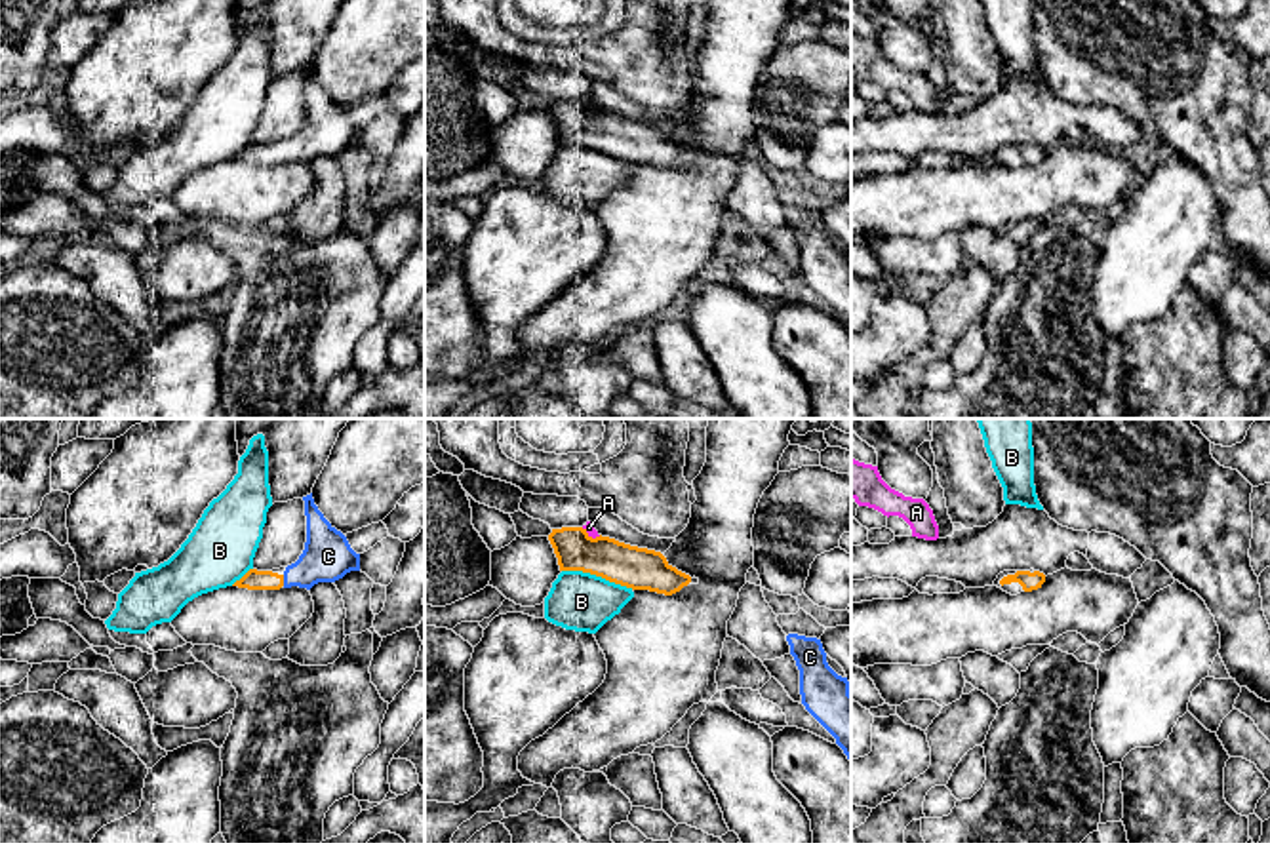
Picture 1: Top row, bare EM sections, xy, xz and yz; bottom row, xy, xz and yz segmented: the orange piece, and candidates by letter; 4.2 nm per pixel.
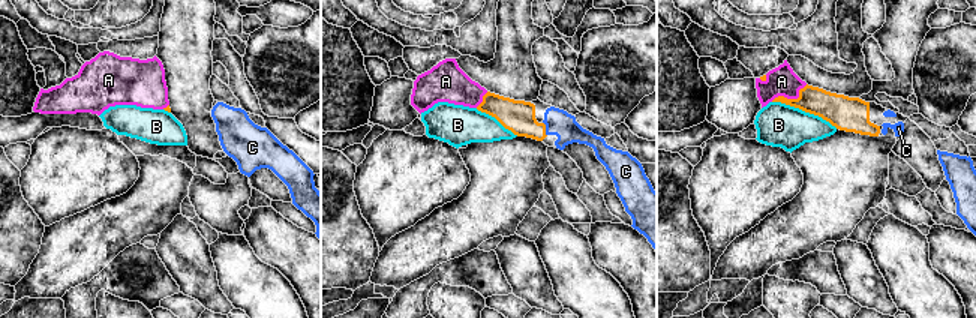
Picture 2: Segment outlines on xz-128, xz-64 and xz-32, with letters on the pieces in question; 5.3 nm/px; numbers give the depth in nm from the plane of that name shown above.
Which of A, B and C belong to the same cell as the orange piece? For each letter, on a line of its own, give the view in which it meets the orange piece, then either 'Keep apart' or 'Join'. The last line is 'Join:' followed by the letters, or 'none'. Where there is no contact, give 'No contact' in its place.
A: Touches orange in xz. Keep apart
B: Touches orange in xz. Keep apart
C: Touches orange in xy. Join
Join: C

